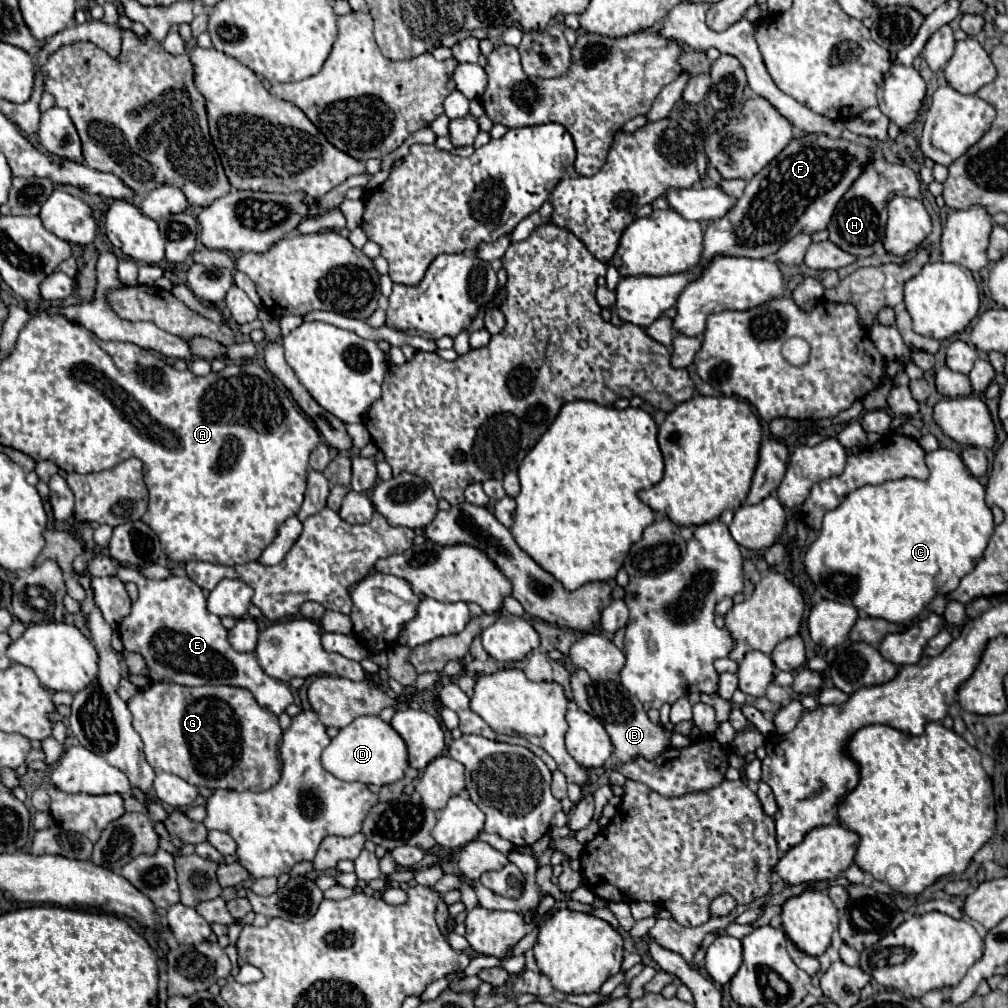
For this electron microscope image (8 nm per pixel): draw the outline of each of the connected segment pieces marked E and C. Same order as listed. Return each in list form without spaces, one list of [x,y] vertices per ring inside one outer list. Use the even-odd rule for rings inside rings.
[[[119,566],[121,580],[133,580],[139,588],[139,598],[131,606],[129,616],[119,624],[119,636],[127,652],[137,652],[147,660],[149,678],[153,682],[183,684],[183,686],[237,686],[249,690],[257,704],[273,714],[285,712],[293,704],[289,686],[267,676],[255,654],[237,652],[227,642],[227,630],[221,620],[207,610],[203,590],[189,578],[171,576],[169,580],[149,580],[137,574],[135,568]]]
[[[951,450],[929,452],[925,462],[929,468],[927,482],[901,478],[879,486],[863,486],[851,492],[837,510],[825,514],[823,528],[803,560],[811,584],[825,600],[851,604],[871,618],[885,618],[895,624],[913,622],[937,594],[953,592],[961,578],[983,558],[995,526],[985,504],[985,488]]]

